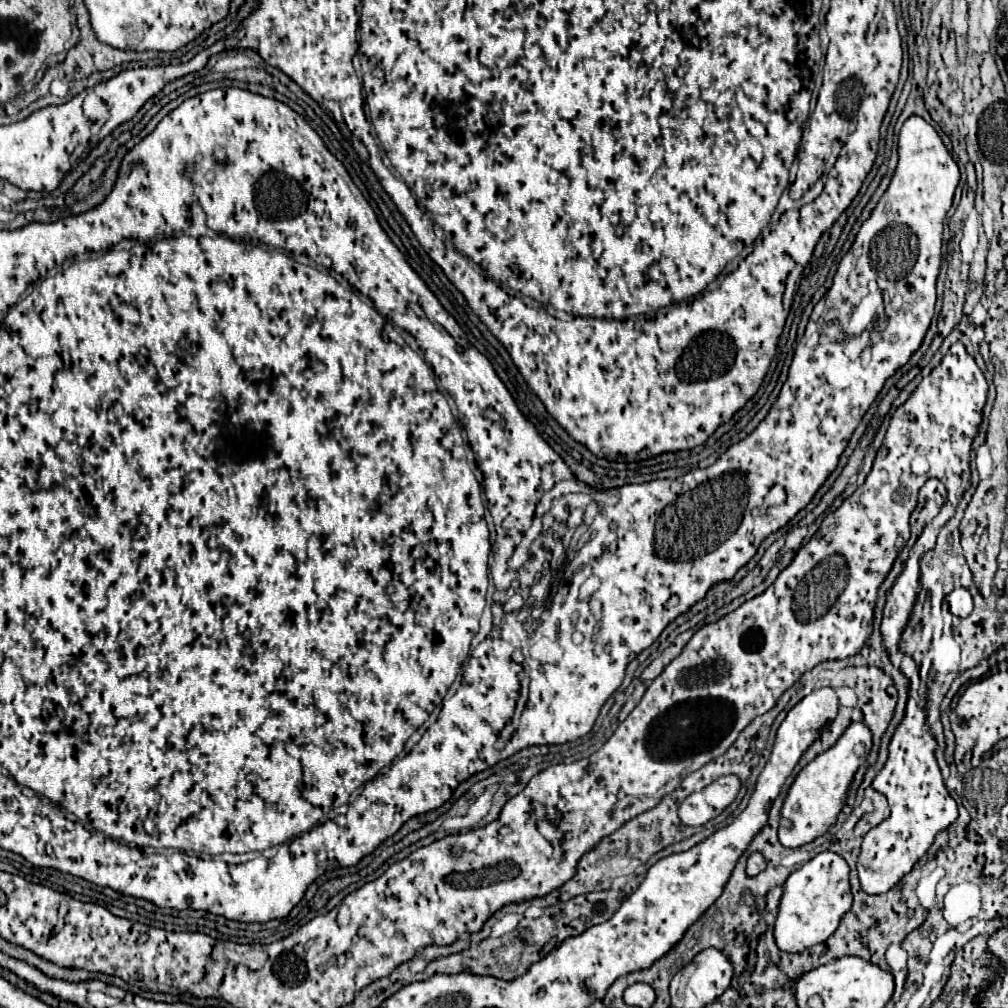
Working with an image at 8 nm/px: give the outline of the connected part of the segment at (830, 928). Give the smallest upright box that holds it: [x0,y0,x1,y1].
[774,851,852,951]

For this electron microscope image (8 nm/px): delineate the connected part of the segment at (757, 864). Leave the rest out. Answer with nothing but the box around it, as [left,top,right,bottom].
[746,852,765,875]

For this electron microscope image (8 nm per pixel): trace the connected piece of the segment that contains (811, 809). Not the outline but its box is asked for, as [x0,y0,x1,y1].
[778,725,872,848]

